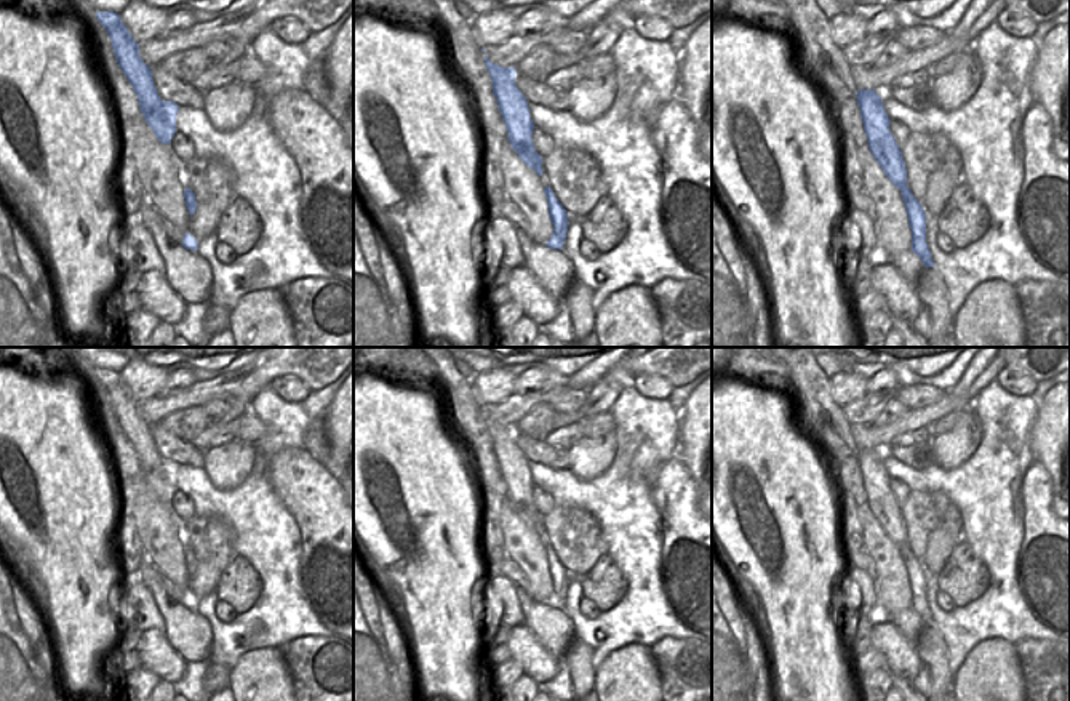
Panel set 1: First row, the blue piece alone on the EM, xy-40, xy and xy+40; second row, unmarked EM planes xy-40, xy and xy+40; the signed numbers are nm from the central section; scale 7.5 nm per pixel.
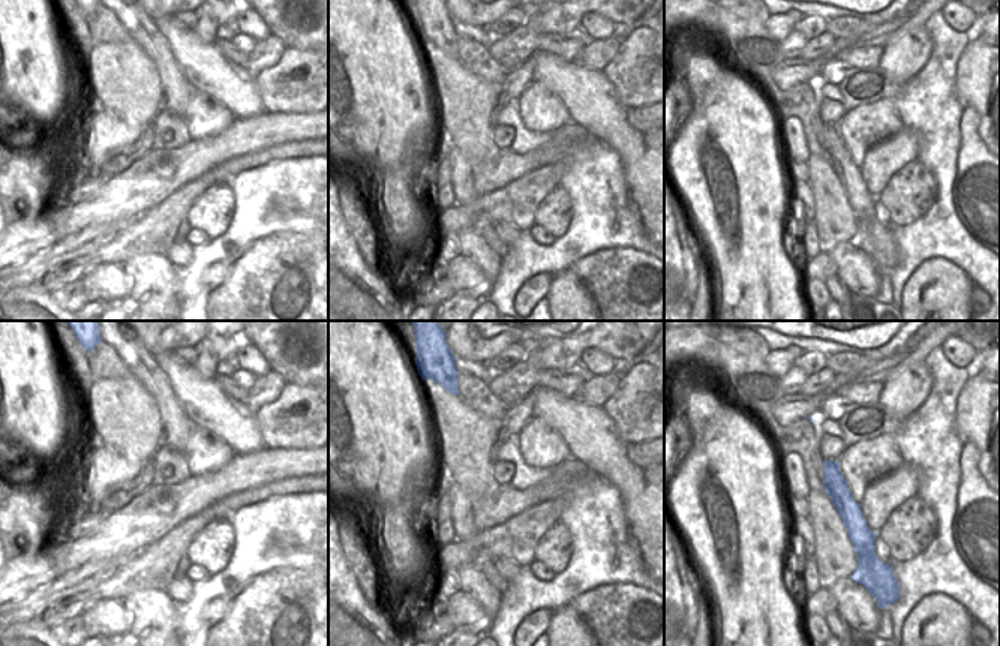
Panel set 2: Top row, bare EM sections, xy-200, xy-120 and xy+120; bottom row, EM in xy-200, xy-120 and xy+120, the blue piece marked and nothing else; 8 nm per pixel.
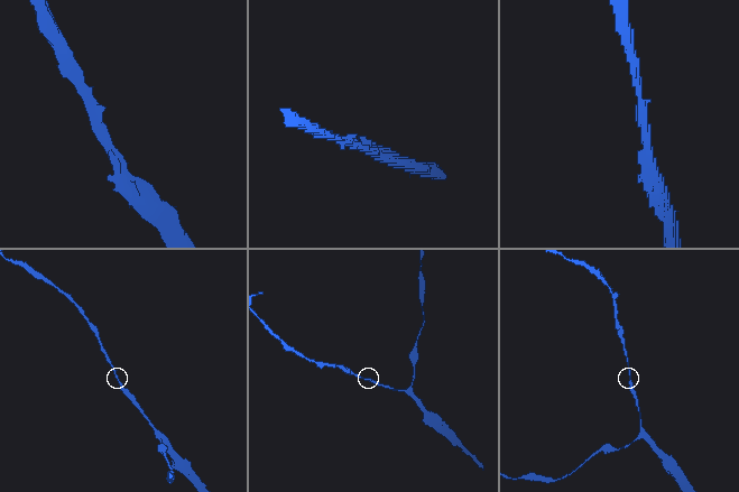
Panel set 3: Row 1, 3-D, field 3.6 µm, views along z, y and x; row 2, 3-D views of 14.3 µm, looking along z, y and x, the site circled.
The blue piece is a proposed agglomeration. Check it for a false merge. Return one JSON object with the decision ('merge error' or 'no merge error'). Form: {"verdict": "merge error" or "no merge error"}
{"verdict": "no merge error"}

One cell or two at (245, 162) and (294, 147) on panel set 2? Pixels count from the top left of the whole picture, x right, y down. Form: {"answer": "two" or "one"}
{"answer": "one"}

